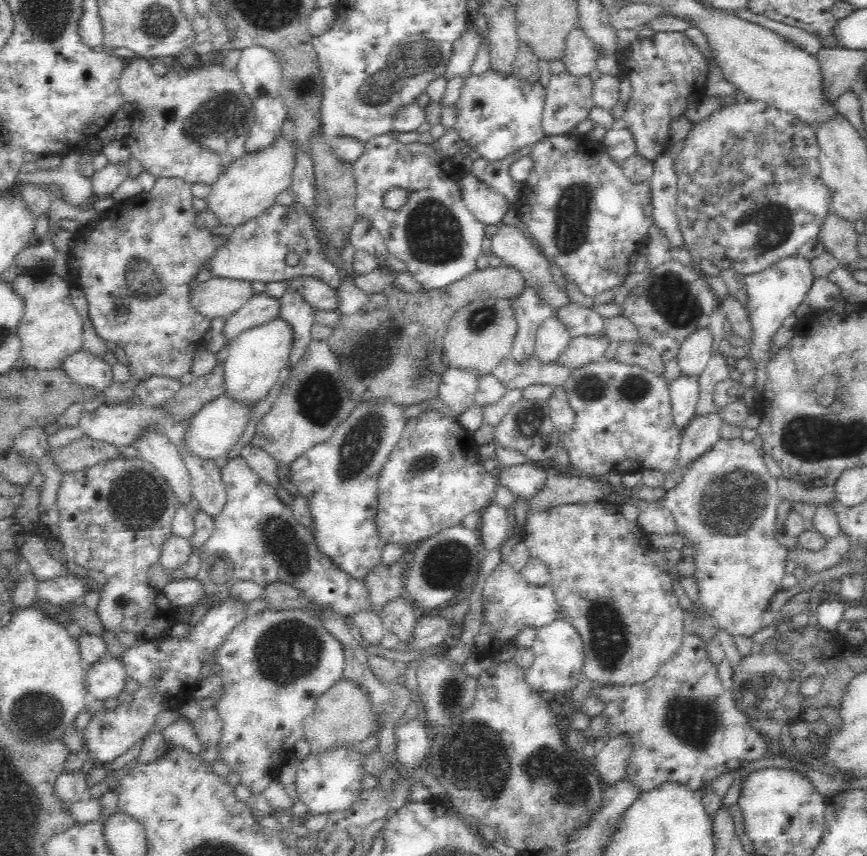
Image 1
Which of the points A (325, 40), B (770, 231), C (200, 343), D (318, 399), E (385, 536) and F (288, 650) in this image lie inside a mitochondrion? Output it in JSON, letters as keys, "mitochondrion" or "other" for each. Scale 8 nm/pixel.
{"A":"other","B":"mitochondrion","C":"other","D":"mitochondrion","E":"other","F":"mitochondrion"}

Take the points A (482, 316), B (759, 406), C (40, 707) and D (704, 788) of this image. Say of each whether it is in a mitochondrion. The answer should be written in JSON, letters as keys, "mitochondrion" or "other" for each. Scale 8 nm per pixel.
{"A":"mitochondrion","B":"other","C":"mitochondrion","D":"other"}

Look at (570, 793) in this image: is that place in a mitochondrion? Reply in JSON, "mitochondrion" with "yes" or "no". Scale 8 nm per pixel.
{"mitochondrion":"yes"}

